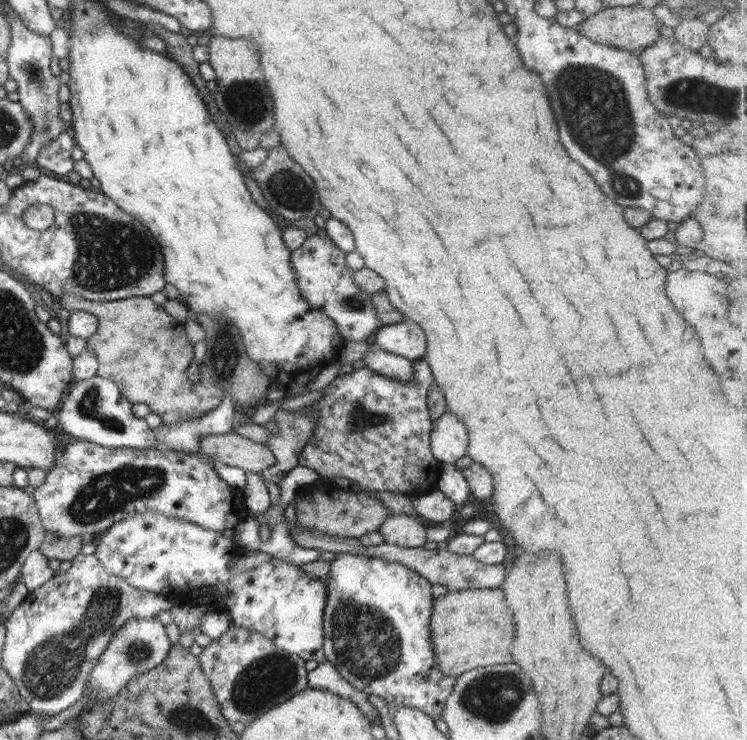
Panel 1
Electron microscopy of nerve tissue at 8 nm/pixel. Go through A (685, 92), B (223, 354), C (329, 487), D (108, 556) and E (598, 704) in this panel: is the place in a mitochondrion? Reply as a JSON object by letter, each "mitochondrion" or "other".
{"A":"mitochondrion","B":"mitochondrion","C":"other","D":"other","E":"other"}

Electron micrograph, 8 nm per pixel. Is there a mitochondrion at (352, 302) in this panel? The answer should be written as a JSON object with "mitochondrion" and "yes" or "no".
{"mitochondrion":"yes"}

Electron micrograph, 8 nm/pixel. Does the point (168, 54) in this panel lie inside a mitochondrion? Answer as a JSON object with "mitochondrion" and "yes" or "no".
{"mitochondrion":"no"}

